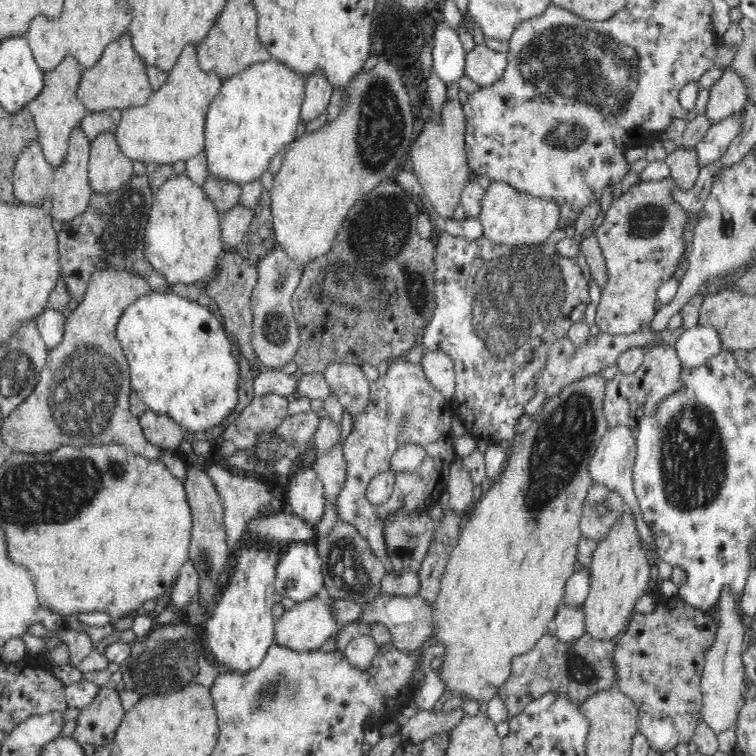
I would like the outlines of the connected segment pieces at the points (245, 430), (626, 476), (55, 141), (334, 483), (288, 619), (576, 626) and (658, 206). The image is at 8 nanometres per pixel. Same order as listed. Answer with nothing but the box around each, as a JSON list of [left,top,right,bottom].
[[220,394,288,451],[589,426,655,551],[27,54,88,166],[314,444,347,503],[274,593,340,650],[553,603,585,642],[594,178,688,334]]

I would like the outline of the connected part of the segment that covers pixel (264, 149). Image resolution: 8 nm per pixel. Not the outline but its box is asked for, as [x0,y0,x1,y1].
[205,58,305,185]

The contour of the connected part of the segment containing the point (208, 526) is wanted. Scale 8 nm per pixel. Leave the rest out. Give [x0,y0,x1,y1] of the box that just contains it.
[185,467,228,616]

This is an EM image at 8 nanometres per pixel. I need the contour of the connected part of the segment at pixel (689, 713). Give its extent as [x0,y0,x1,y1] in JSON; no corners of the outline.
[614,596,718,753]

